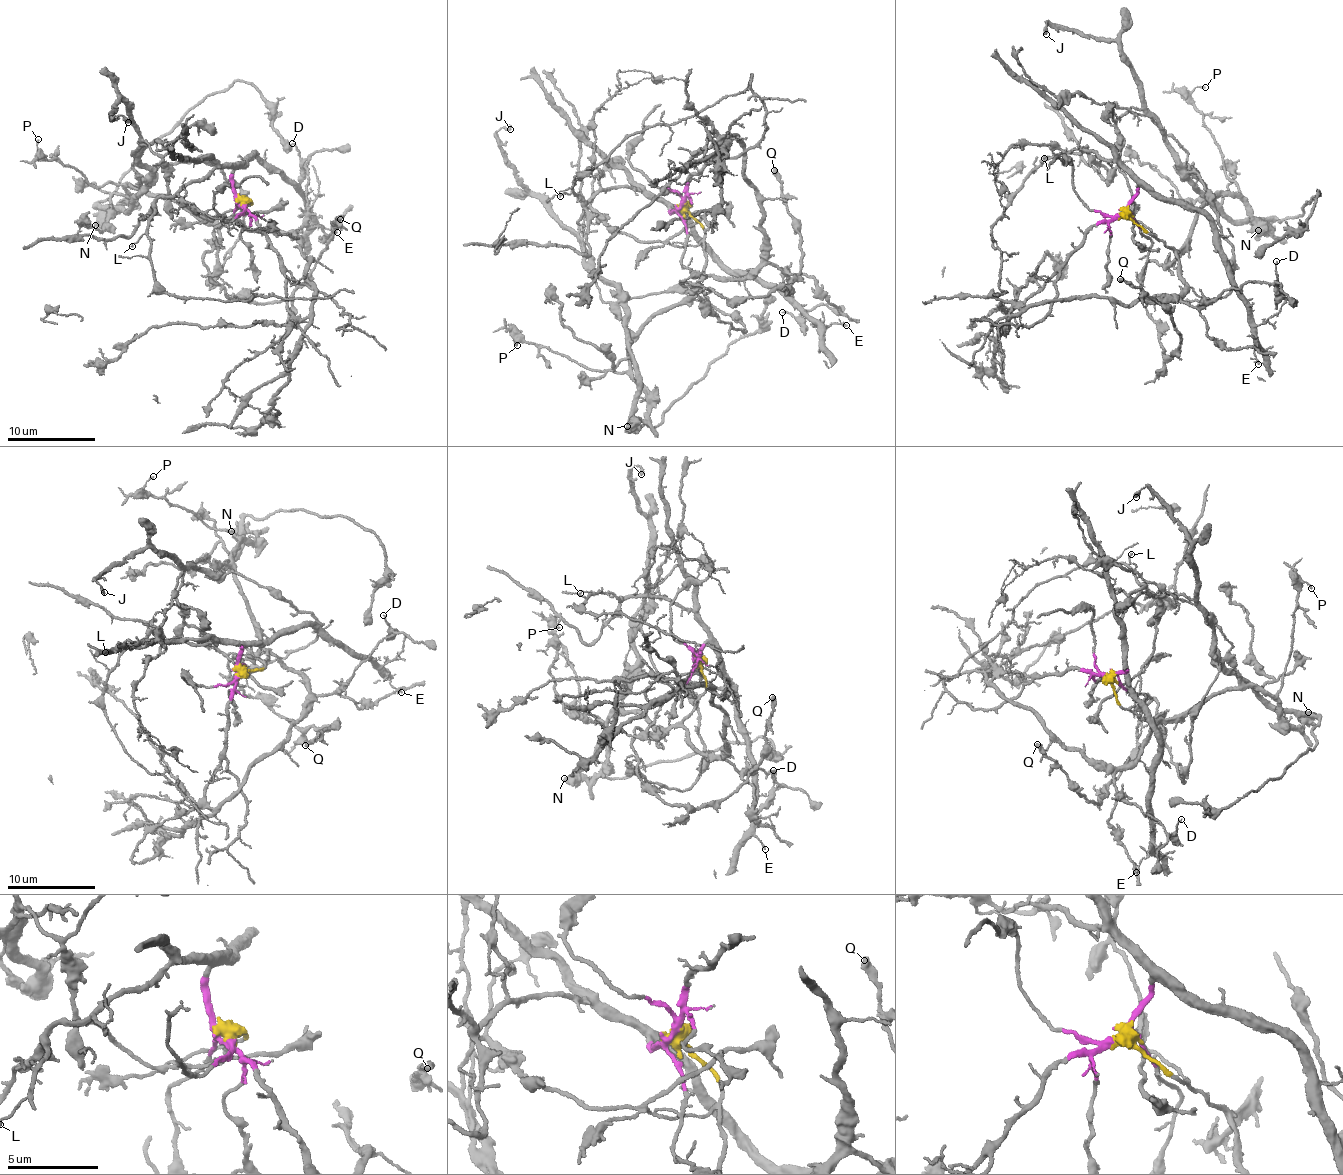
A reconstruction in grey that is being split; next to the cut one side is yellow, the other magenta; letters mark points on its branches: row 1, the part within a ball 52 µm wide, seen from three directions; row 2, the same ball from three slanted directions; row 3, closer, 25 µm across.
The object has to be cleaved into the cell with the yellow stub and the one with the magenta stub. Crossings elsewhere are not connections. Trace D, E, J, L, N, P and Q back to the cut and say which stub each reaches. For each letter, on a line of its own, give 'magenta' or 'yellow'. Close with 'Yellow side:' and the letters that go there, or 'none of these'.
D: yellow
E: magenta
J: magenta
L: magenta
N: yellow
P: yellow
Q: yellow
Yellow side: D, N, P, Q

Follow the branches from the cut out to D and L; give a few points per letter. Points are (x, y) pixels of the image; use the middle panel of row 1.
D: (680, 206), (705, 232), (707, 275), (729, 281), (772, 264), (800, 312), (796, 317), (782, 312)
L: (680, 207), (672, 211), (668, 204), (625, 187), (600, 189), (586, 204), (580, 195), (572, 193), (560, 196)

